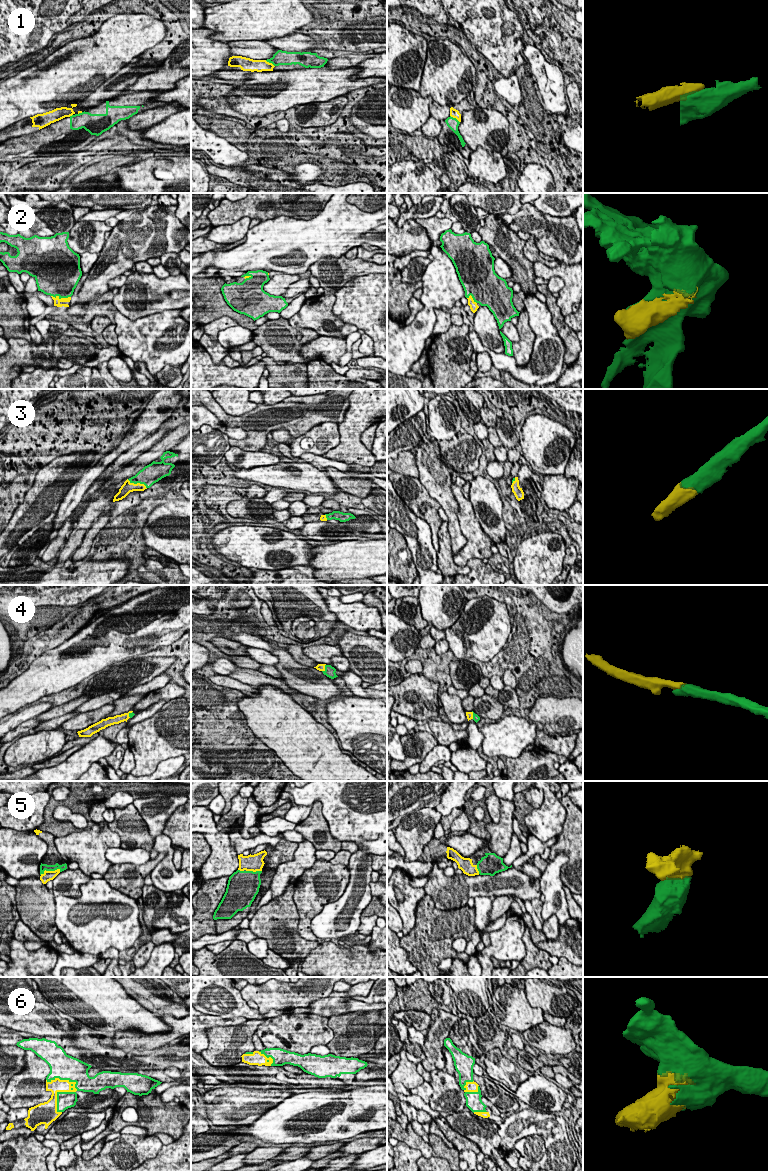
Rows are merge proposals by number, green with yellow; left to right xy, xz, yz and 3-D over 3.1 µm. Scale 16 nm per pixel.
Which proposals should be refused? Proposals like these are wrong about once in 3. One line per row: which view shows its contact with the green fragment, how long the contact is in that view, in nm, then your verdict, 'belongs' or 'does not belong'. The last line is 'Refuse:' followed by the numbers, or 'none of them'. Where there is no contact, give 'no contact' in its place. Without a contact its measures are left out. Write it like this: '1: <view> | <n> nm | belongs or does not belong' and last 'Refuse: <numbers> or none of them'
1: yz | 200 nm | does not belong
2: xy | 320 nm | belongs
3: xy | 360 nm | belongs
4: xz | 140 nm | belongs
5: xy | 340 nm | belongs
6: xy | 600 nm | belongs
Refuse: 1

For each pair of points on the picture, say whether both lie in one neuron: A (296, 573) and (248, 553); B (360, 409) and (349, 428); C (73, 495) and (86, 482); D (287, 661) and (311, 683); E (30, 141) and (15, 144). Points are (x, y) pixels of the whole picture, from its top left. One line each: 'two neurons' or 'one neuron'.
A: two neurons
B: one neuron
C: one neuron
D: one neuron
E: one neuron

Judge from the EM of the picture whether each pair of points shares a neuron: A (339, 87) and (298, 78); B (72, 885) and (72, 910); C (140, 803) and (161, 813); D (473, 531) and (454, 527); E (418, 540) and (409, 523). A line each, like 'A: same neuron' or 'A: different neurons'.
A: same neuron
B: different neurons
C: same neuron
D: different neurons
E: same neuron

